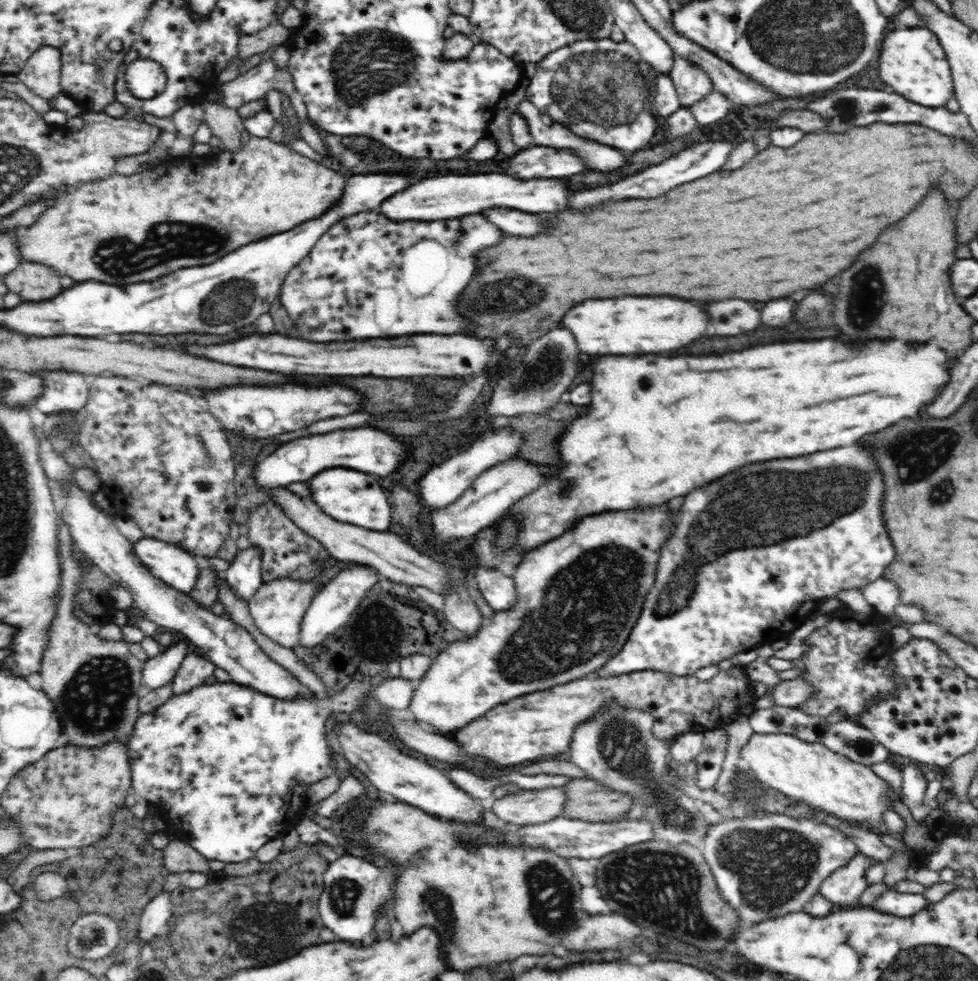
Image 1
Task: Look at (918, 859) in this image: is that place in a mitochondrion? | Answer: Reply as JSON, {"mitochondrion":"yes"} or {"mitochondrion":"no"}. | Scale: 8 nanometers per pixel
{"mitochondrion":"no"}

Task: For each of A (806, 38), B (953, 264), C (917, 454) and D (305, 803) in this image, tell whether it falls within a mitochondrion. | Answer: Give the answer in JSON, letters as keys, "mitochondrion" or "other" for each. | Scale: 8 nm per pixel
{"A":"mitochondrion","B":"other","C":"mitochondrion","D":"other"}

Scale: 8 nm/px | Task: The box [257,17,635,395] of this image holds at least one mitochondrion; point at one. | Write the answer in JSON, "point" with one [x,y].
{"point":[370,63]}

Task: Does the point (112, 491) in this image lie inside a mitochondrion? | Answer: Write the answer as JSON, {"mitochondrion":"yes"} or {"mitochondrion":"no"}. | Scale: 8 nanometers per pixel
{"mitochondrion":"no"}

